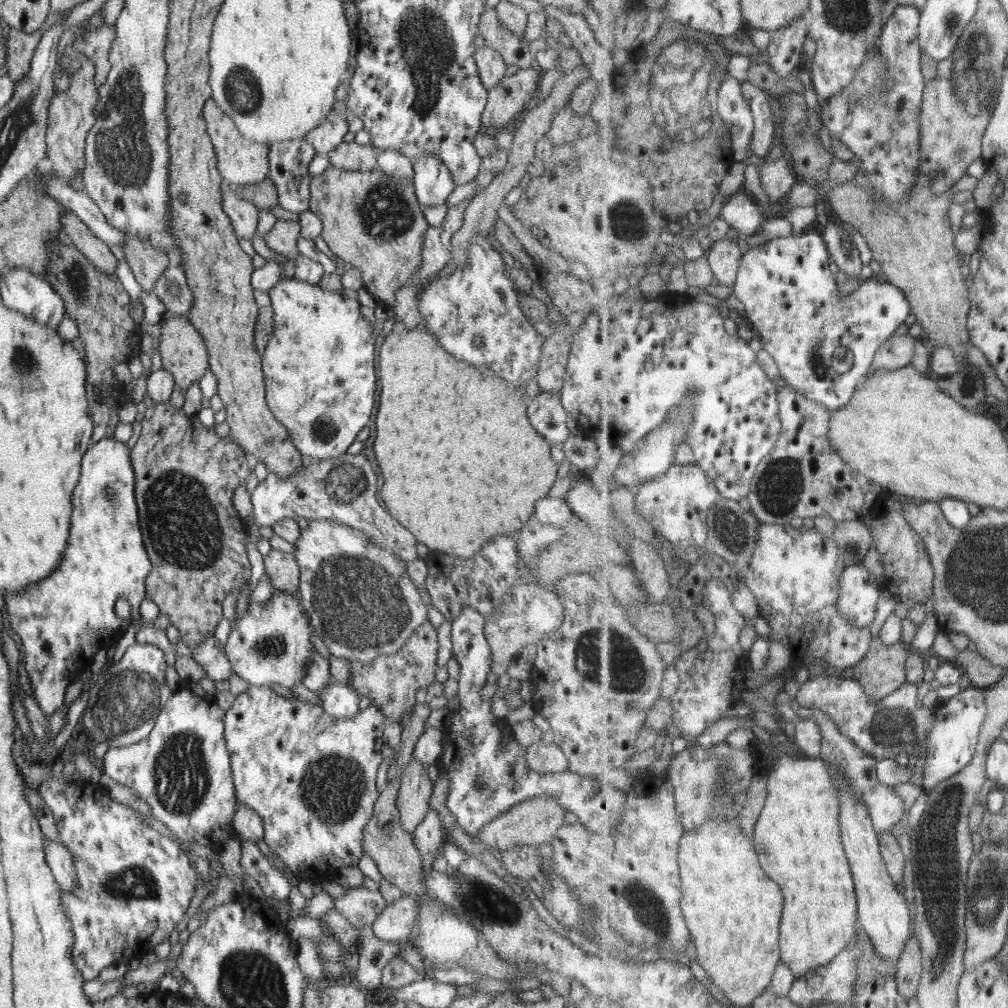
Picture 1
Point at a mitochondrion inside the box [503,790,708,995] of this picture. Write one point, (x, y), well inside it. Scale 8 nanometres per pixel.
(645, 905)

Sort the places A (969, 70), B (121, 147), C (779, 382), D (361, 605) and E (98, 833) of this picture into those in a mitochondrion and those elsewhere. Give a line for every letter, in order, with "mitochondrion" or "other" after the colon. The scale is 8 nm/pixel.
A: mitochondrion
B: mitochondrion
C: other
D: mitochondrion
E: other

